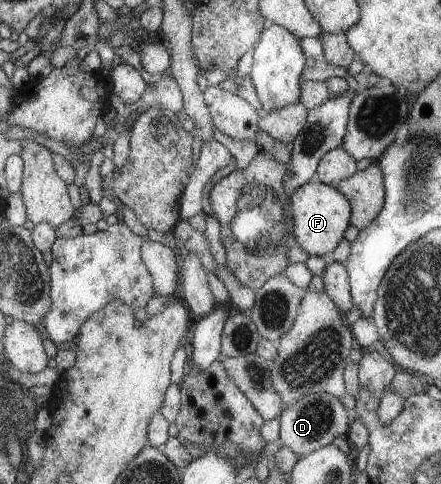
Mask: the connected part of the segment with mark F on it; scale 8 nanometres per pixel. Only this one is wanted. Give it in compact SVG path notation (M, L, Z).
M310 181L302 187L295 189L290 195L292 221L295 222L294 237L308 255L317 255L329 259L331 253L338 247L338 243L344 237L344 231L350 225L350 216L352 215L351 205L334 187Z

